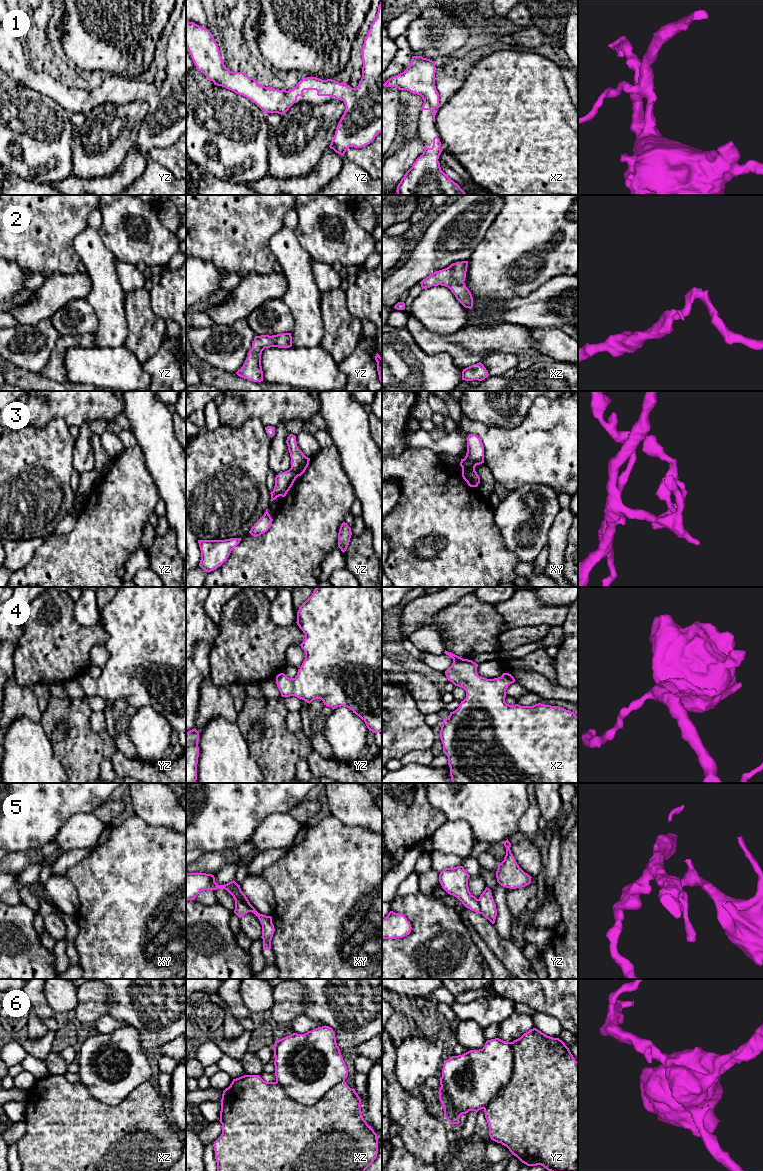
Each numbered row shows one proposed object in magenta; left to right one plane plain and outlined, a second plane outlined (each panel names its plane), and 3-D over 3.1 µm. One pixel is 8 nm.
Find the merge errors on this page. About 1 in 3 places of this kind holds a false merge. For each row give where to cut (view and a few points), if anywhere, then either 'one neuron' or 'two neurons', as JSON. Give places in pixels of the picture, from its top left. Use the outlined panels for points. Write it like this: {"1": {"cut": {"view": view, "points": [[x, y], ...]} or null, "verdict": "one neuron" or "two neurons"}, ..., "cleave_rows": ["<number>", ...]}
{"1": {"cut": null, "verdict": "one neuron"}, "2": {"cut": null, "verdict": "one neuron"}, "3": {"cut": {"view": "xy", "points": [[462, 468], [474, 471]]}, "verdict": "two neurons"}, "4": {"cut": null, "verdict": "one neuron"}, "5": {"cut": {"view": "xy", "points": [[240, 890], [240, 899], [249, 911]]}, "verdict": "two neurons"}, "6": {"cut": {"view": "xz", "points": [[344, 1080], [332, 1086], [311, 1105], [295, 1102], [276, 1082]]}, "verdict": "two neurons"}, "cleave_rows": ["3", "5", "6"]}

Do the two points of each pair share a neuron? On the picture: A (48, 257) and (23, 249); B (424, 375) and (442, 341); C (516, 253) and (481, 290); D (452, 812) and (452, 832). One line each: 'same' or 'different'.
A: same
B: different
C: same
D: different

